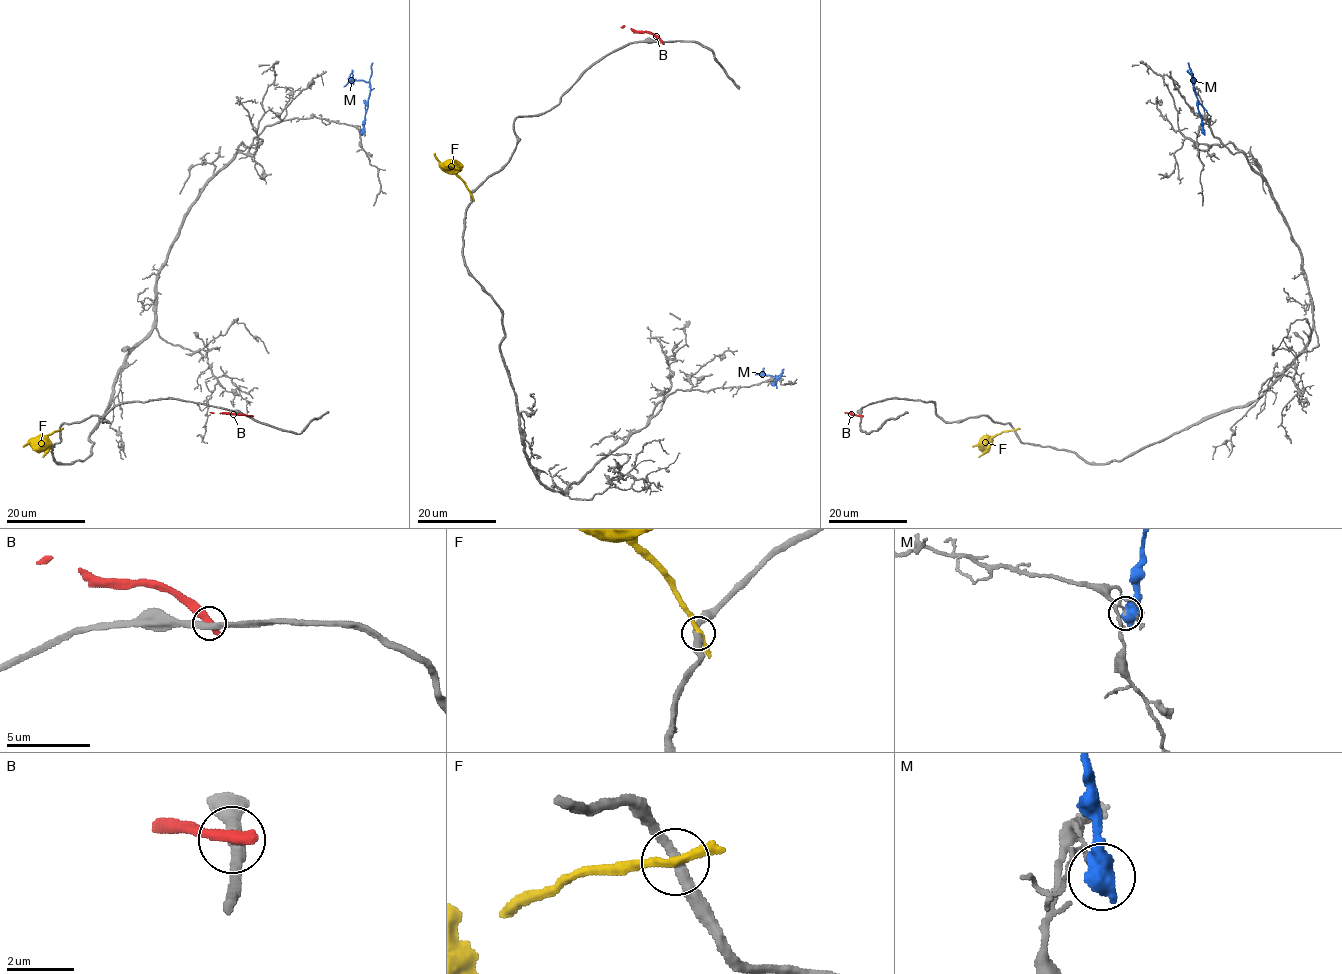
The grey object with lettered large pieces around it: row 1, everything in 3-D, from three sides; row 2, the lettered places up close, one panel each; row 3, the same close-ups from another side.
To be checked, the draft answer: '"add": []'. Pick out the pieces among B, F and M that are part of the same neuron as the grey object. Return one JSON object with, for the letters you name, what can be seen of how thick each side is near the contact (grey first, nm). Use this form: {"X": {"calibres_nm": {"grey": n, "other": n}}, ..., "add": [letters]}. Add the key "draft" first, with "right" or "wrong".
{"draft": "right", "add": []}

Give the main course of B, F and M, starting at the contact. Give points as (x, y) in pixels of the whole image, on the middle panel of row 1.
B: (661, 41), (648, 33), (621, 27)
F: (471, 195), (465, 184), (434, 153)
M: (772, 384), (781, 375), (765, 374), (763, 369)

